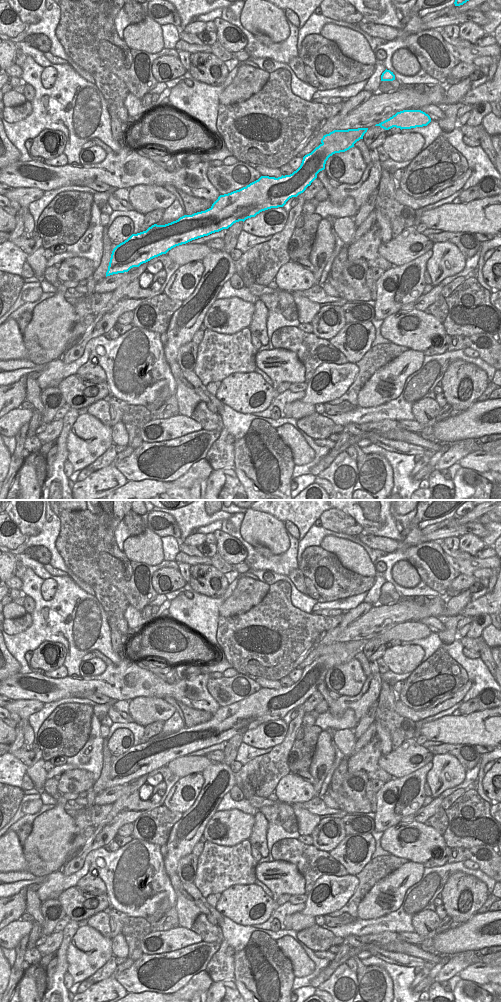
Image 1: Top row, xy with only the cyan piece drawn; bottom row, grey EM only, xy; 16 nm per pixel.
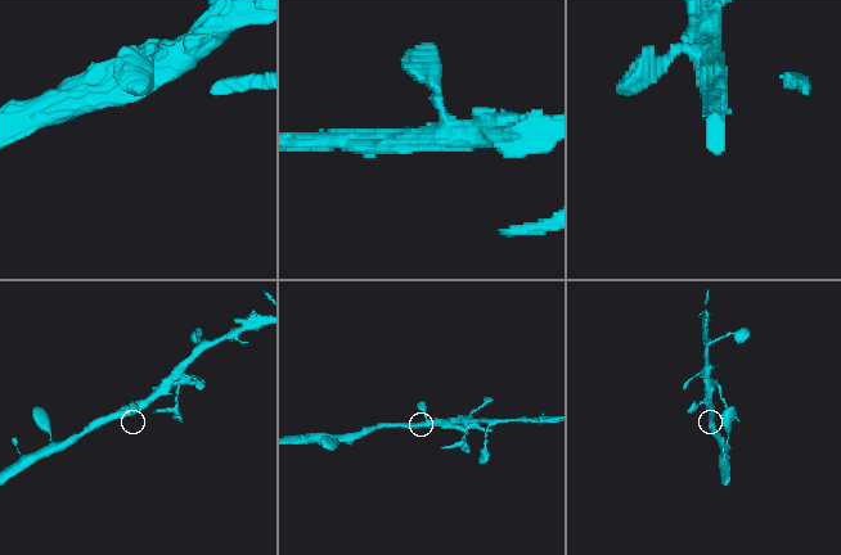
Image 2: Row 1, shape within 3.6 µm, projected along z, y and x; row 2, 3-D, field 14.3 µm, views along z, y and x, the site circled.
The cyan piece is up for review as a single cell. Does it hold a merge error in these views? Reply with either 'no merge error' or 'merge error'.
merge error

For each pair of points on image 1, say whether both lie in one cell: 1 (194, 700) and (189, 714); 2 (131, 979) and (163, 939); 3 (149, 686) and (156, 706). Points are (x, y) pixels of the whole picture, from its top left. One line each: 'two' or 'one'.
1: two
2: two
3: two

